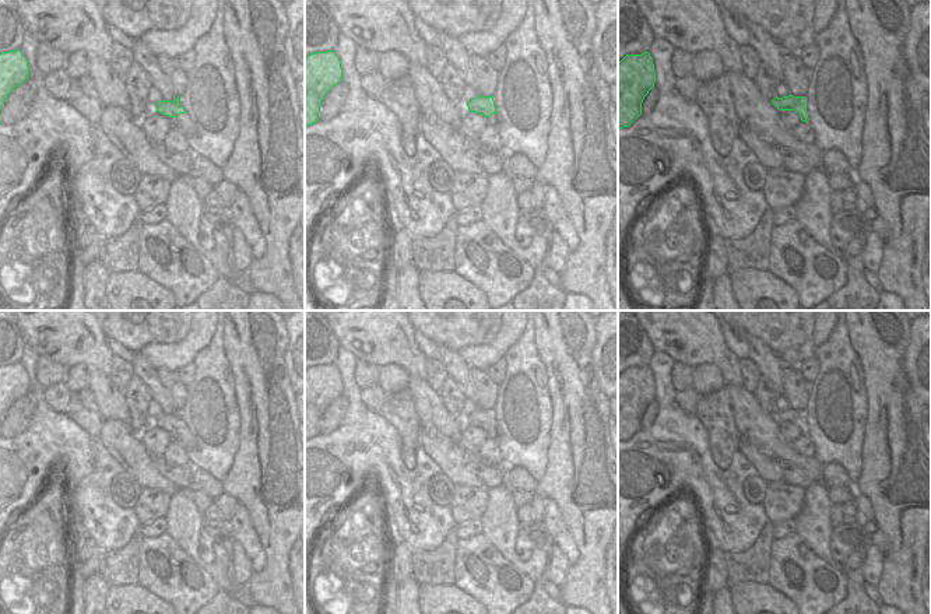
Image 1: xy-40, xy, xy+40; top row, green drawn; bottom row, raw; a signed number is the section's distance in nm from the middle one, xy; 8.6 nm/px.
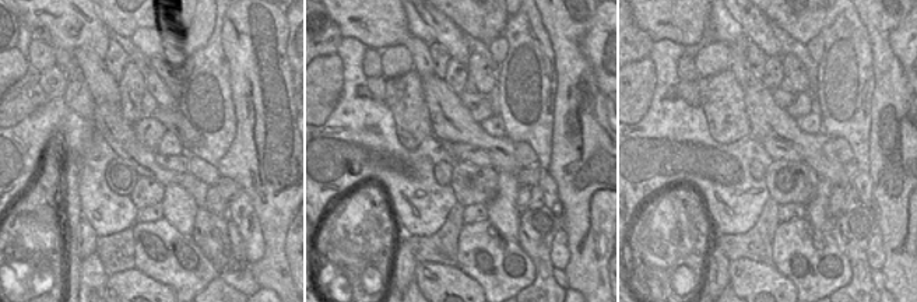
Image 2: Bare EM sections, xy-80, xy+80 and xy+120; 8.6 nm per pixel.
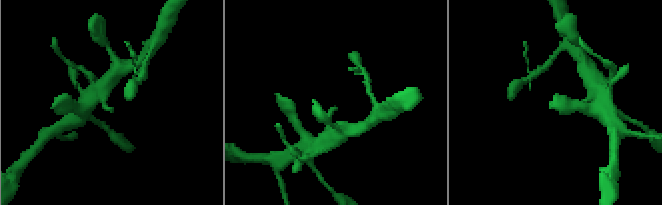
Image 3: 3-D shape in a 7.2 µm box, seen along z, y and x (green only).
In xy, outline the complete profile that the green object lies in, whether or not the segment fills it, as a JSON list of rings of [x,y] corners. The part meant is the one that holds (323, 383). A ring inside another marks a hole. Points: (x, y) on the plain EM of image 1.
[[[335,364],[315,365],[305,371],[305,441],[319,435],[327,406],[342,394],[342,382]]]

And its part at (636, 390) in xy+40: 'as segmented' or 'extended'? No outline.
as segmented

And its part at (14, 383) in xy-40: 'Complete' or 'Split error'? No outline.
Complete

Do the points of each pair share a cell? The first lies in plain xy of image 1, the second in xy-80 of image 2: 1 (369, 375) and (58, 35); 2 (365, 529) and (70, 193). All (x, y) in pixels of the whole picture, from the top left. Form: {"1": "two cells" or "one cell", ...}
{"1": "two cells", "2": "two cells"}

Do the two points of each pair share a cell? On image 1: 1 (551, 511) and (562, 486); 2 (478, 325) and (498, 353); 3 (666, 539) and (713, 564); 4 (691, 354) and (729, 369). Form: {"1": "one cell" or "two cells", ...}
{"1": "two cells", "2": "two cells", "3": "two cells", "4": "one cell"}

